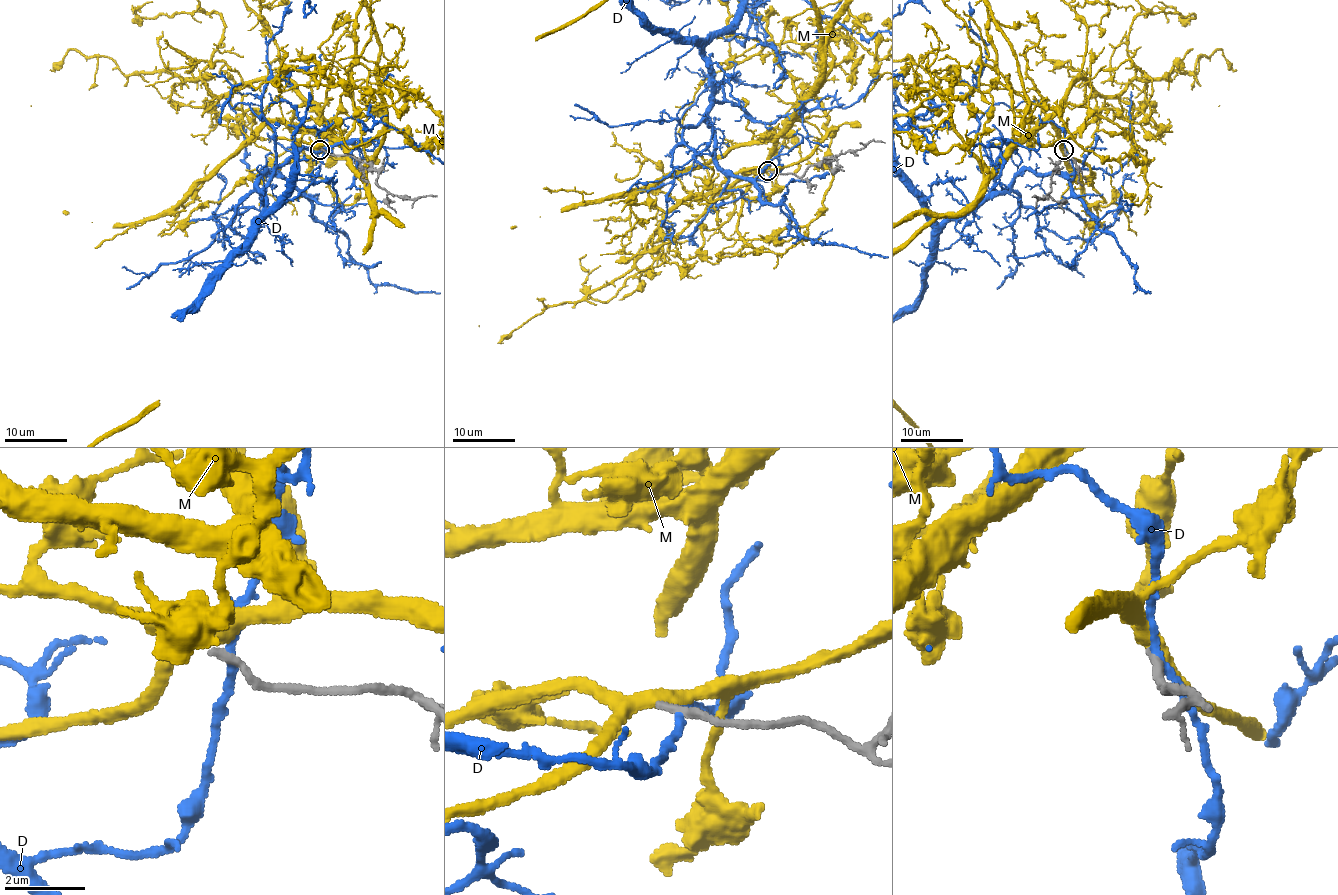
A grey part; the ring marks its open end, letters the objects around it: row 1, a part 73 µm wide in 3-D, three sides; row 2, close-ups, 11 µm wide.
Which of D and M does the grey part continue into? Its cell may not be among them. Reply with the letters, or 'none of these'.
none of these

